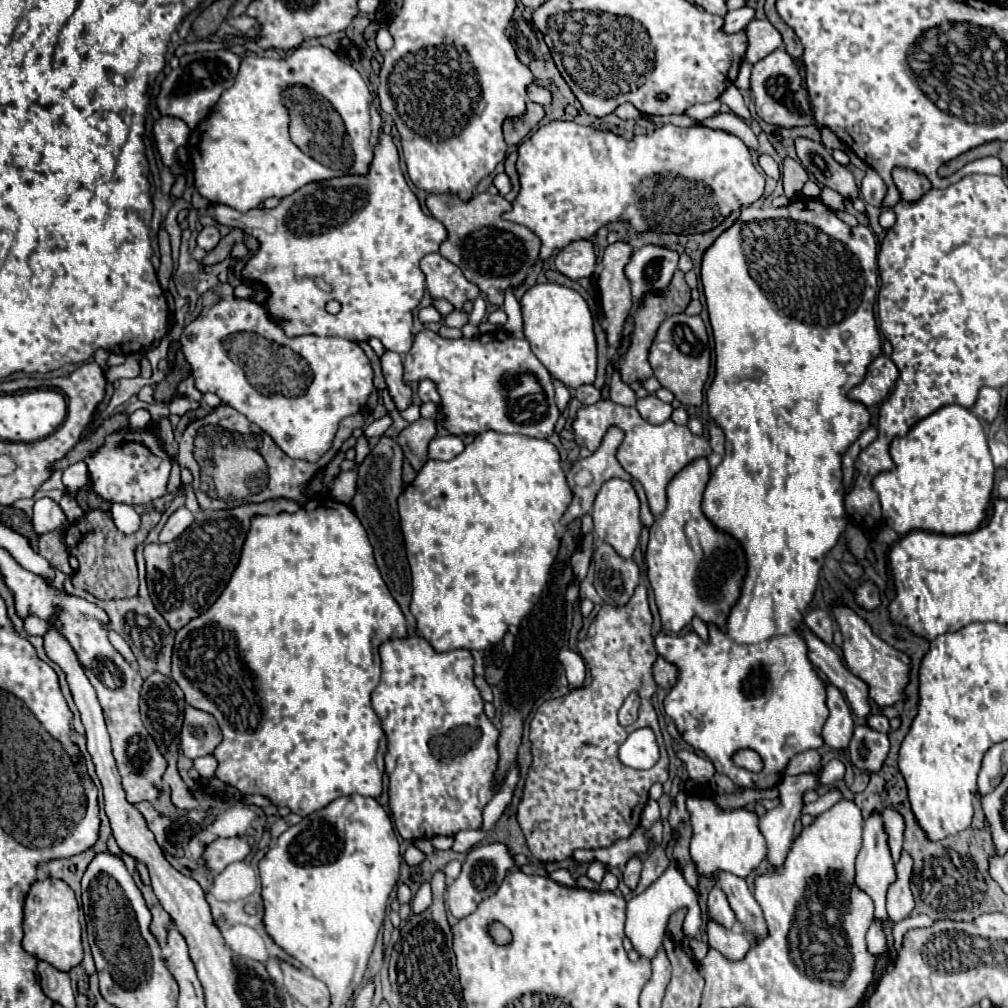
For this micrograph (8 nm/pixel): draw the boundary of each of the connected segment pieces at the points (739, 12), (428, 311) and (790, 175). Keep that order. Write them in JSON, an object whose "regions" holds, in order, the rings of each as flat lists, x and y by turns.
{"regions":[[[741,7,741,9,735,9,735,11,729,11,725,17,723,17,723,31,729,33,737,33,741,31,751,19,753,19,753,9,751,7]],[[429,305,429,307,419,311,419,321,421,323,437,323,439,319,441,319,441,313,433,305]],[[785,159,781,169,781,179,783,179,785,195,793,197,793,193,799,191,809,177,807,177,807,171,801,167,801,163,795,163,793,159]]]}

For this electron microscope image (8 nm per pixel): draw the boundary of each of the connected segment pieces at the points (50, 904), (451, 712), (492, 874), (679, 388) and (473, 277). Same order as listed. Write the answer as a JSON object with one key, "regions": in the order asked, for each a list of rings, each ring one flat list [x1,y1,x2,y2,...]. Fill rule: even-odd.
{"regions":[[[45,879,31,885,25,901,25,937,23,949,33,957,51,963,59,971,69,971,83,961,81,945,81,925,79,925,79,905,73,889,59,879]],[[407,637,407,639,391,639,389,643,381,645,381,681,375,687,371,695,371,703,375,703,375,713,379,715,383,723,383,731,387,733,389,747,385,755,385,771,389,775,389,807,395,817,397,831,403,839,415,841,415,839,433,839,433,835,457,835,463,829,479,829,481,827,481,811,491,801,495,791,495,769,497,769,497,737,499,731,493,727,493,723,483,713,483,699,477,687,473,685,473,657,465,649,449,651,449,653,437,653,423,637]],[[491,843,491,845,481,845,481,847,471,849,469,855,467,855,467,861,463,863,461,875,455,881,451,881,451,885,447,887,445,905,451,911,451,915,457,917,457,919,463,919,463,917,471,915,477,909,481,899,485,899,487,895,493,895,497,891,497,887,501,885,505,873,511,867,513,867,511,853,501,843]],[[685,313,667,317,659,327,657,337,651,345,649,361,659,383,665,389,669,389,675,395,675,399,679,399,683,405,693,405,693,407,699,407,703,403,703,387,705,381,709,379,711,351,701,317,689,317]],[[479,193,467,203,459,203,459,199,453,201,453,197,449,195,431,195,427,199,427,207,431,215,441,221,449,231,449,237,441,245,439,253,447,261,457,265,467,277,467,281,475,283,481,289,489,303,501,307,505,291,509,287,517,289,525,283,527,261,529,271,537,263,541,249,539,237,531,229,517,223,509,223,501,217,505,211,511,209,511,203,505,201,501,195]]]}

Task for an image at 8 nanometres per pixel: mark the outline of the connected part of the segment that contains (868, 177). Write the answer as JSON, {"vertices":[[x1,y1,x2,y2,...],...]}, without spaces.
{"vertices":[[867,169,865,173,865,179,861,181,861,195,863,195,863,201,869,203,869,205,881,205,883,197,885,197,885,183,883,179,877,175,875,169]]}

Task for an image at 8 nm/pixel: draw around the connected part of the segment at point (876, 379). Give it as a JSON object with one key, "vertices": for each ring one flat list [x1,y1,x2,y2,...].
{"vertices":[[879,355,869,365,865,379,849,391,849,399,859,401,865,407,873,407,889,397,891,389,895,387,897,377,899,377,899,371,897,371,895,363,889,357]]}

